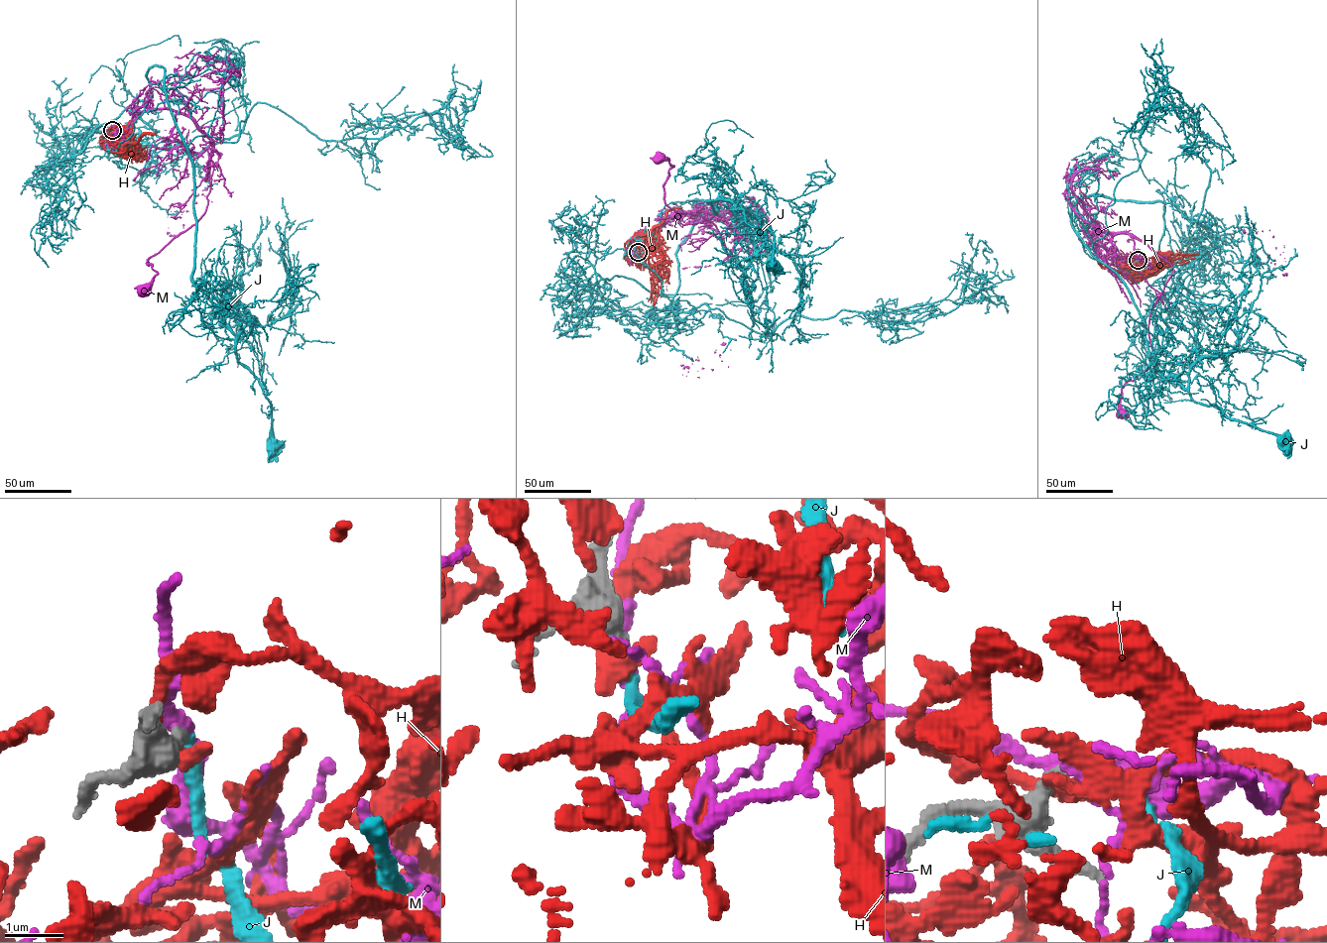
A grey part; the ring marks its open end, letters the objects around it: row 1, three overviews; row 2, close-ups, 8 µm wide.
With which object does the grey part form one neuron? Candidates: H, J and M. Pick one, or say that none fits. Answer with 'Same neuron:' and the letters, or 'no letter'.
Same neuron: J

